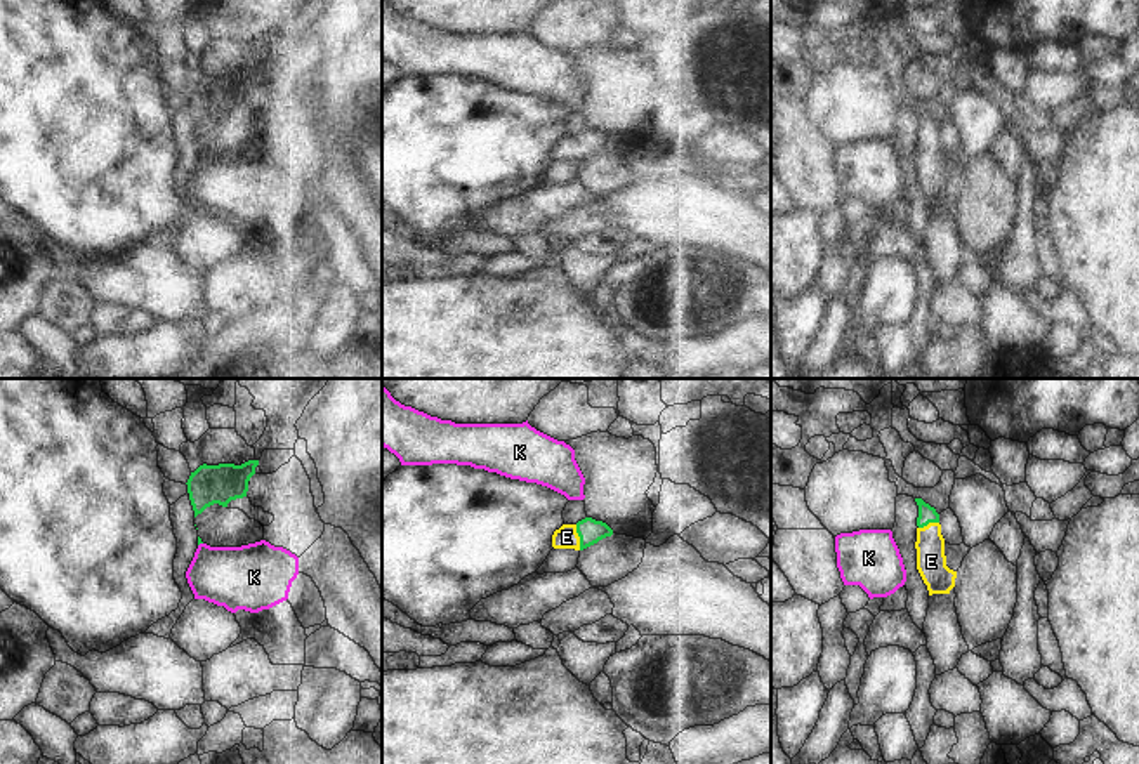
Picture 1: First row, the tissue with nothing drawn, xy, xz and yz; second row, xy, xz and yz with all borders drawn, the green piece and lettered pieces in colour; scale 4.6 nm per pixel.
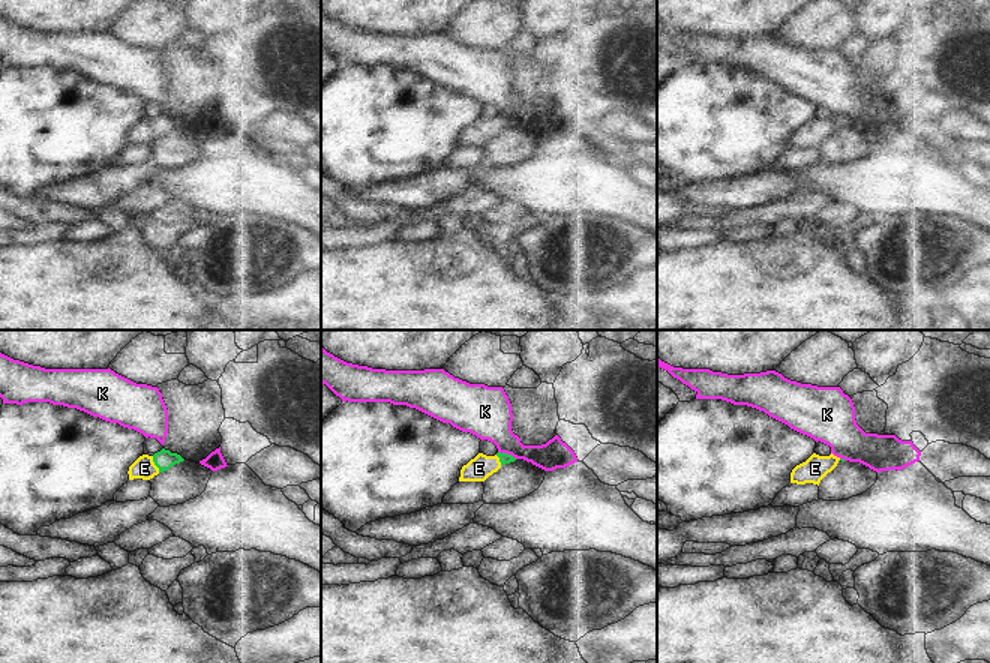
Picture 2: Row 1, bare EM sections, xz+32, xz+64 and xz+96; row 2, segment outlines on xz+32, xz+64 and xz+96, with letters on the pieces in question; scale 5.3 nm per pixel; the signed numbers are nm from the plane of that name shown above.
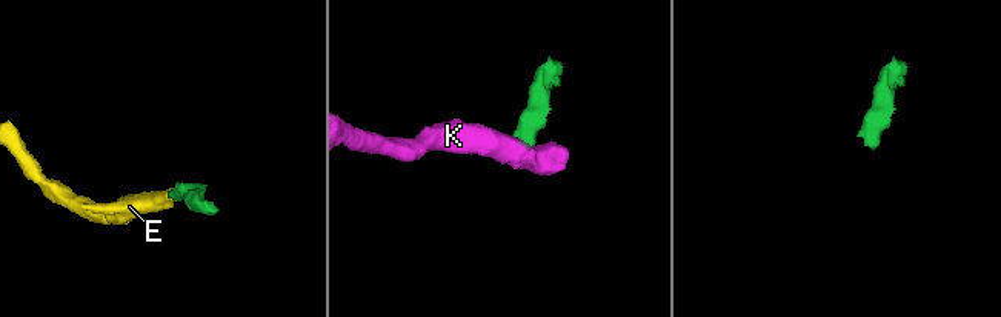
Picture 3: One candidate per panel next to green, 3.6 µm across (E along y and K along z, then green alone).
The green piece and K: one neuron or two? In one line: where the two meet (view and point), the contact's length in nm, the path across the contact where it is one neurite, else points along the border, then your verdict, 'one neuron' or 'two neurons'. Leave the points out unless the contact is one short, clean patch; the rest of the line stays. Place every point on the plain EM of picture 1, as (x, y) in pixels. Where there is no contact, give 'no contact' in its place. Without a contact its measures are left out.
contact xy (200, 153); length 30 nm; border xy (202, 153), (198, 157); two neurons

